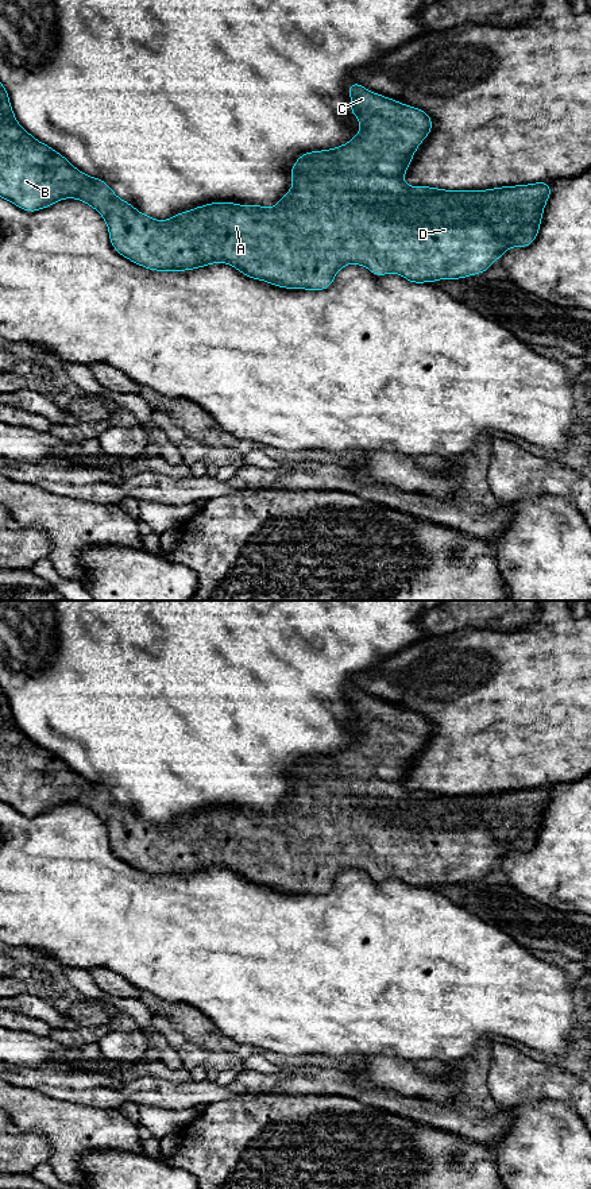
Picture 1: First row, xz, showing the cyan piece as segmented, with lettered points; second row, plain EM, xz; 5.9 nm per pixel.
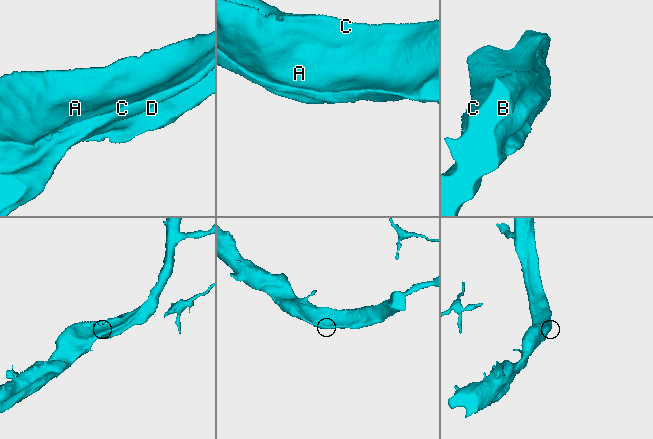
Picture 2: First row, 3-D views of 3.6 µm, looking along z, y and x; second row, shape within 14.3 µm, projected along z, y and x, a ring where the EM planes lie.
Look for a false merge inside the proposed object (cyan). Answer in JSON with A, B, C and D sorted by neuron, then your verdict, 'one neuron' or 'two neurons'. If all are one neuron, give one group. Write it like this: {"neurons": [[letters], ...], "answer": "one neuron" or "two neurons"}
{"neurons": [["A", "B", "C", "D"]], "answer": "one neuron"}

